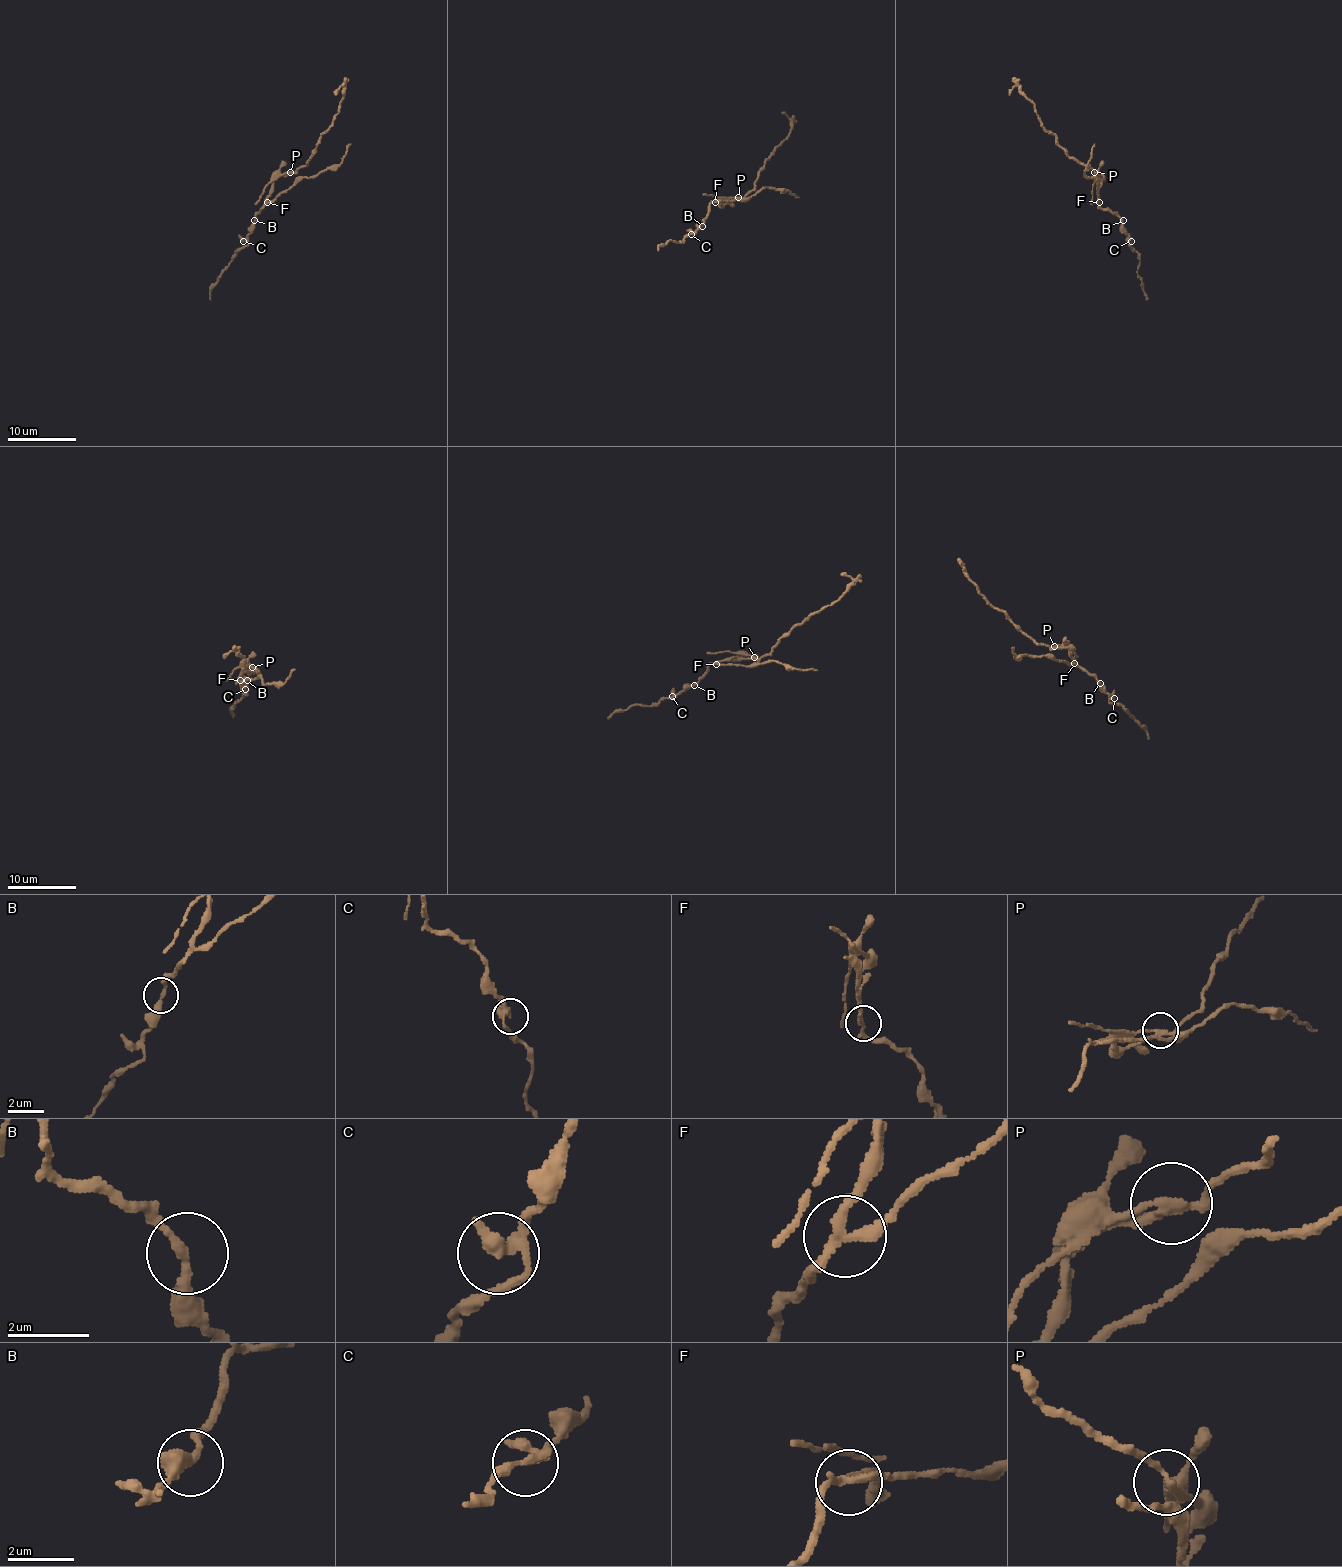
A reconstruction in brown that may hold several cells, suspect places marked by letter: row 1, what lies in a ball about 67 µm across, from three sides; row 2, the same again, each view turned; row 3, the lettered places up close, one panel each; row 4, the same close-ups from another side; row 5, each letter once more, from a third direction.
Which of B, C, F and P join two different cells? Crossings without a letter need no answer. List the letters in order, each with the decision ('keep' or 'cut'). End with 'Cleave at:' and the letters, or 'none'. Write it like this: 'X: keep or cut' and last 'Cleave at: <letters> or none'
B: keep
C: keep
F: cut
P: cut
Cleave at: F, P

